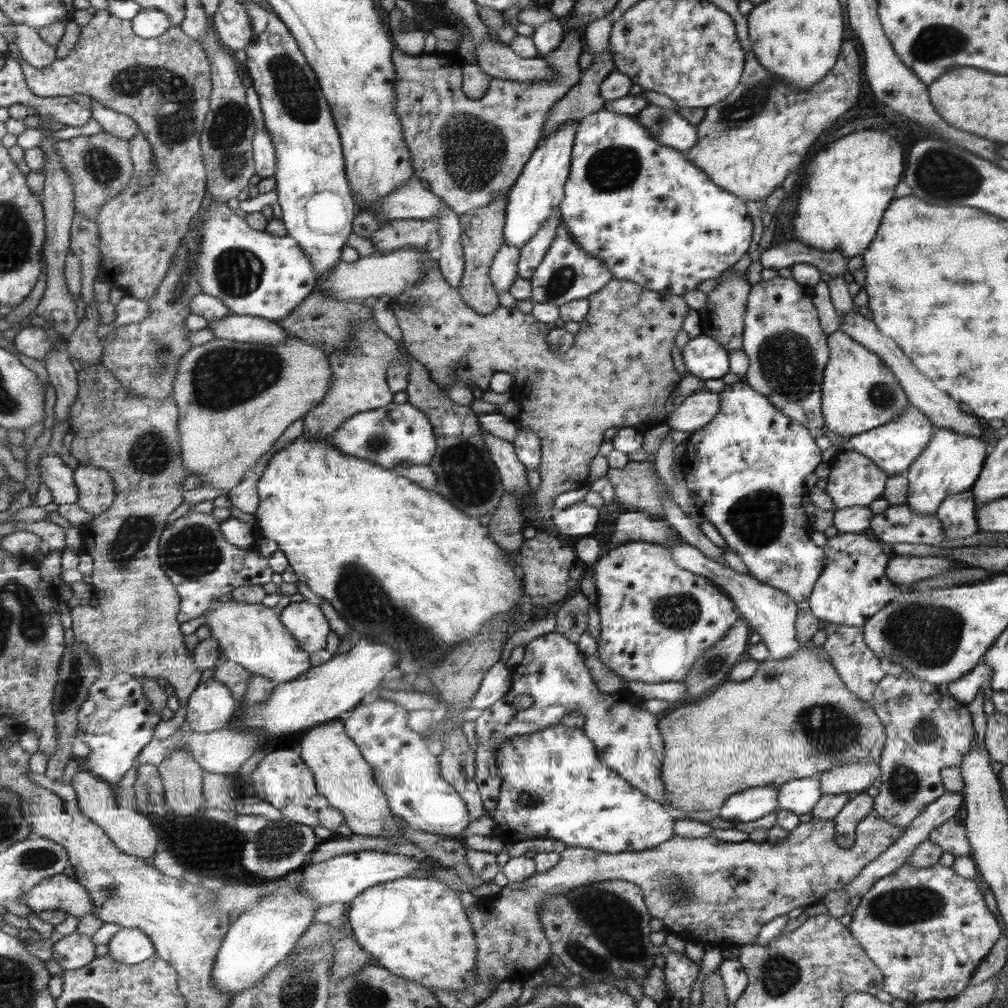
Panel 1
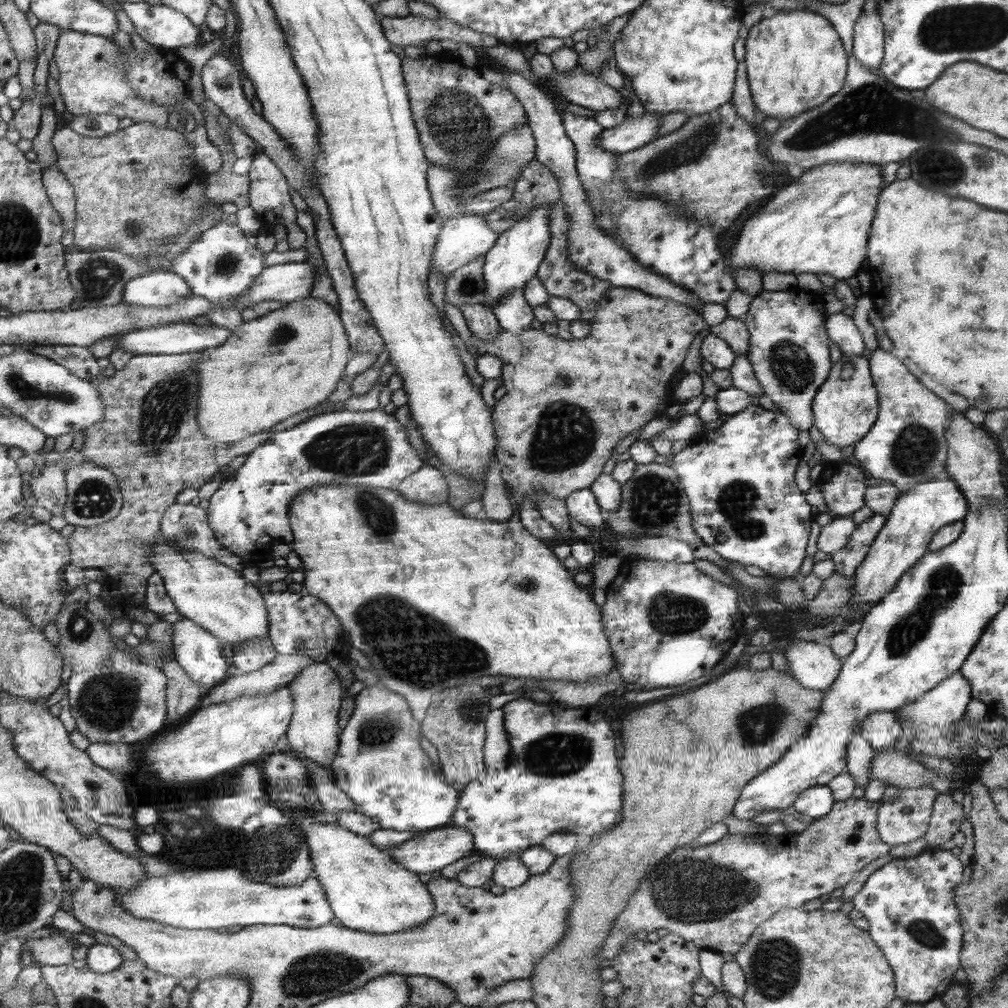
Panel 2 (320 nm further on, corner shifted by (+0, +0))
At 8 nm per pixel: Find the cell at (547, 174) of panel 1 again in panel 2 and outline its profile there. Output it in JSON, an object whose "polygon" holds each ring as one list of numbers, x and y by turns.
{"polygon":[[550,204,536,208,531,214,518,220,511,228,499,233,496,244,483,256,484,301,482,305,491,310,498,298,514,290,522,290,536,276,544,260,551,236,548,231,546,212]]}

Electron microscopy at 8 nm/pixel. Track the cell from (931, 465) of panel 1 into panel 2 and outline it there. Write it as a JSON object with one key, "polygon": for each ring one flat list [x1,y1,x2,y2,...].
{"polygon":[[950,478,922,481,921,484,901,493,896,498,884,528,873,540,864,562,856,569,853,578,853,600,848,610,879,603,893,591,900,576,924,557,935,532,949,524,962,521,968,515,968,503,957,485]]}

